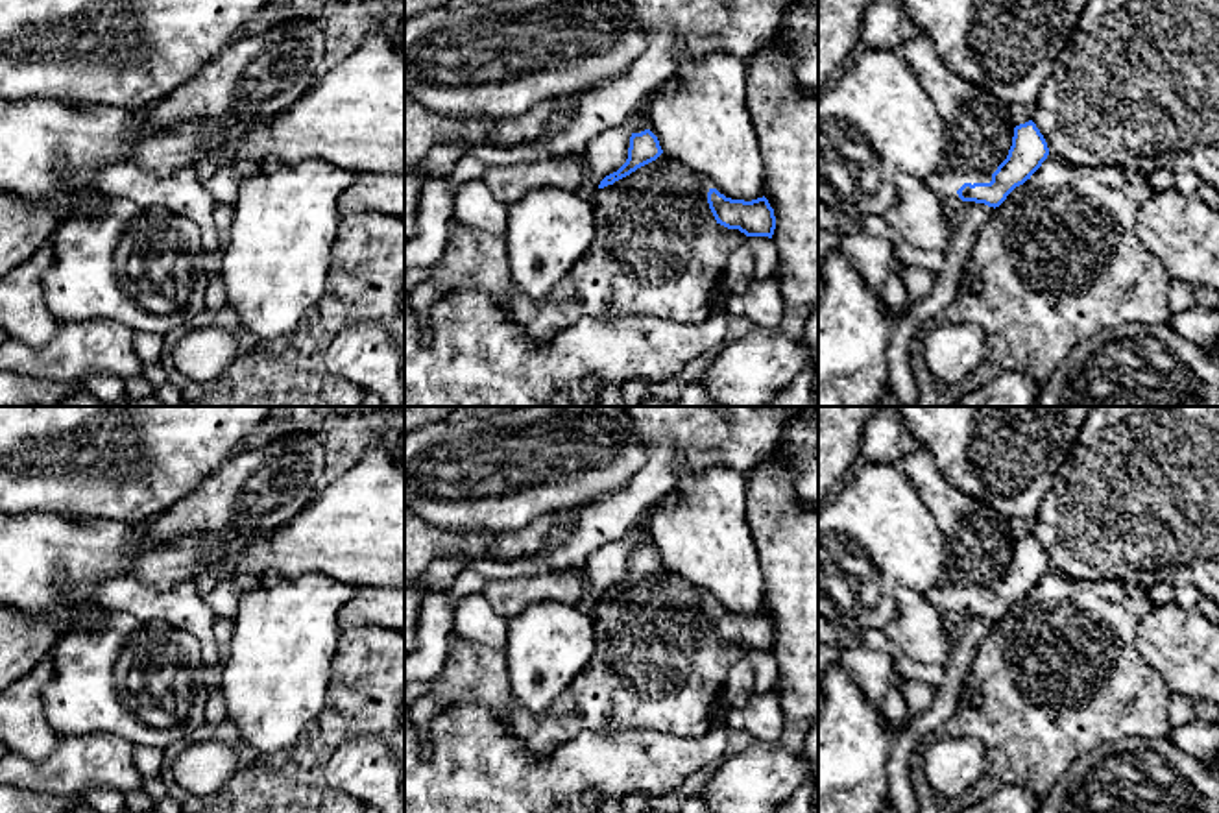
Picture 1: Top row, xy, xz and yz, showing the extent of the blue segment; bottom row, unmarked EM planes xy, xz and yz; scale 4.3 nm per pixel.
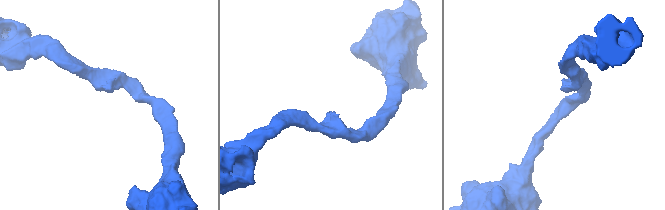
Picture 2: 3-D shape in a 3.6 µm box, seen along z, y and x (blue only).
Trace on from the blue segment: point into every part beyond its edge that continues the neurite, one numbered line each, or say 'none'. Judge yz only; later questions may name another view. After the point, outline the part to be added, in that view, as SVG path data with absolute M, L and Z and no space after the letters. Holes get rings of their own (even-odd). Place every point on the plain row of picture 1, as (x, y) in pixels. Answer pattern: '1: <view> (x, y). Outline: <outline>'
1: yz (946, 595). Outline: M944 580L938 586L933 586L931 589L923 591L925 601L938 608L946 615L962 615L957 608L957 604L964 597L990 597L992 588L988 586L962 586L949 580Z

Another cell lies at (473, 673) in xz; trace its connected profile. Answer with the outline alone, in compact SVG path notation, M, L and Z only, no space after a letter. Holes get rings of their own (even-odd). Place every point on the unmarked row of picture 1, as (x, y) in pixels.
M454 637L443 671L432 680L430 691L440 713L465 702L484 702L495 719L510 728L512 686L508 661L501 649L473 639Z

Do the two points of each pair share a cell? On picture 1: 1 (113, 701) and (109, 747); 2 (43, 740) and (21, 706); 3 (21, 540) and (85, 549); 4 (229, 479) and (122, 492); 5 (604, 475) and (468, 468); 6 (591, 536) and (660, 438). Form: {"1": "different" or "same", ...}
{"1": "different", "2": "same", "3": "same", "4": "different", "5": "same", "6": "same"}

